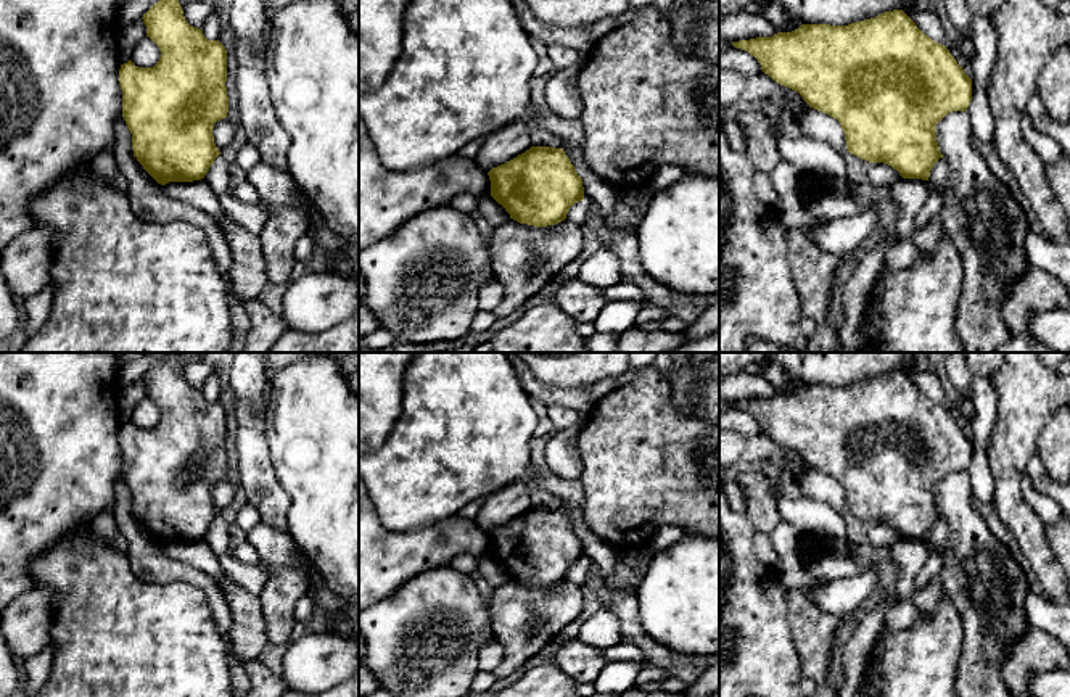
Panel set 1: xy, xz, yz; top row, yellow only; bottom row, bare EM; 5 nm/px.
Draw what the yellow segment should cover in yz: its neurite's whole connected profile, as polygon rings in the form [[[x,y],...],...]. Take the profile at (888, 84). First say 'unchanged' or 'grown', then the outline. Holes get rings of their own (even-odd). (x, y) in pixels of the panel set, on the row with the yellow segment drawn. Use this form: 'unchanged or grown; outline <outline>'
unchanged; outline [[[885,11],[848,26],[801,24],[792,32],[732,42],[753,55],[764,74],[798,92],[817,111],[837,119],[851,155],[869,163],[885,163],[903,179],[928,180],[933,164],[943,158],[936,142],[936,124],[953,111],[967,111],[972,100],[972,79],[949,50],[925,35],[903,11]]]

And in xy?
unchanged; outline [[[159,0],[145,14],[146,37],[161,50],[153,68],[138,68],[130,60],[121,64],[122,118],[132,134],[132,150],[143,169],[161,185],[201,180],[220,155],[214,143],[214,124],[228,113],[227,50],[219,40],[208,40],[203,31],[187,23],[179,0]]]

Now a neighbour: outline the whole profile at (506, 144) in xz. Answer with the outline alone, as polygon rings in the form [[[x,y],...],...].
[[[531,103],[523,119],[518,119],[484,138],[475,163],[486,172],[505,164],[533,146],[533,138],[541,129],[542,108]]]

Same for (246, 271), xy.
[[[224,212],[220,214],[220,229],[230,246],[228,277],[235,296],[241,303],[257,298],[269,283],[259,238],[237,225]]]

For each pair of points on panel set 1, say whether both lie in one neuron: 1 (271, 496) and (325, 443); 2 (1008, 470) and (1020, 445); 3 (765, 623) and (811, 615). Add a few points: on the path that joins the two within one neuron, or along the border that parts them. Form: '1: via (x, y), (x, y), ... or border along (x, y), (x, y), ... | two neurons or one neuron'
1: border along (267, 451), (274, 474), (288, 496), (287, 523) | two neurons
2: via (1008, 464), (1008, 457), (1014, 451) | one neuron
3: border along (787, 591), (787, 617), (798, 657) | two neurons

